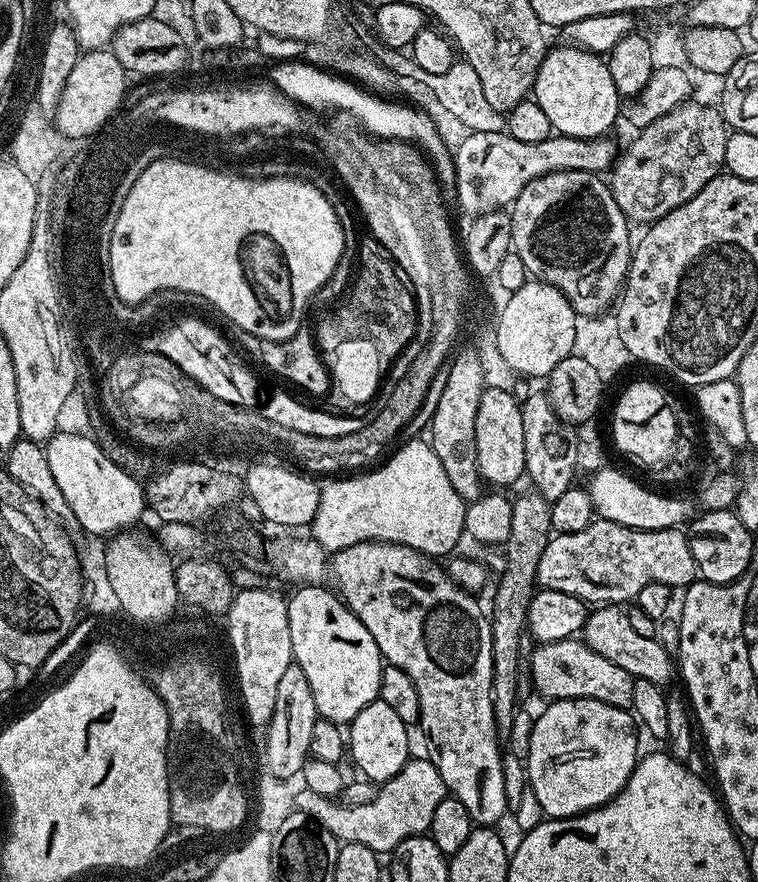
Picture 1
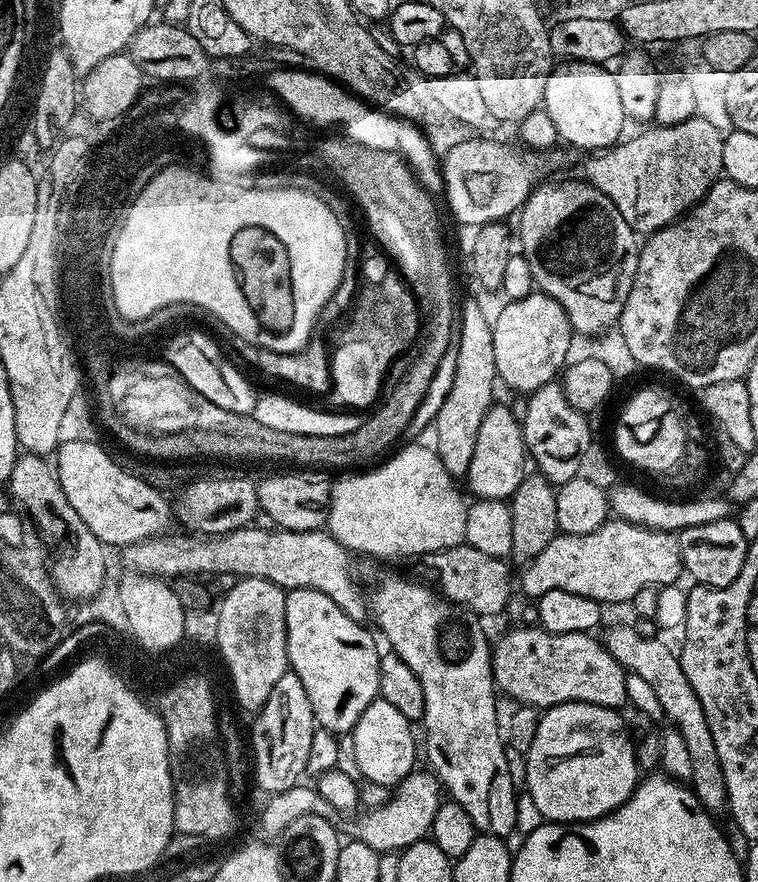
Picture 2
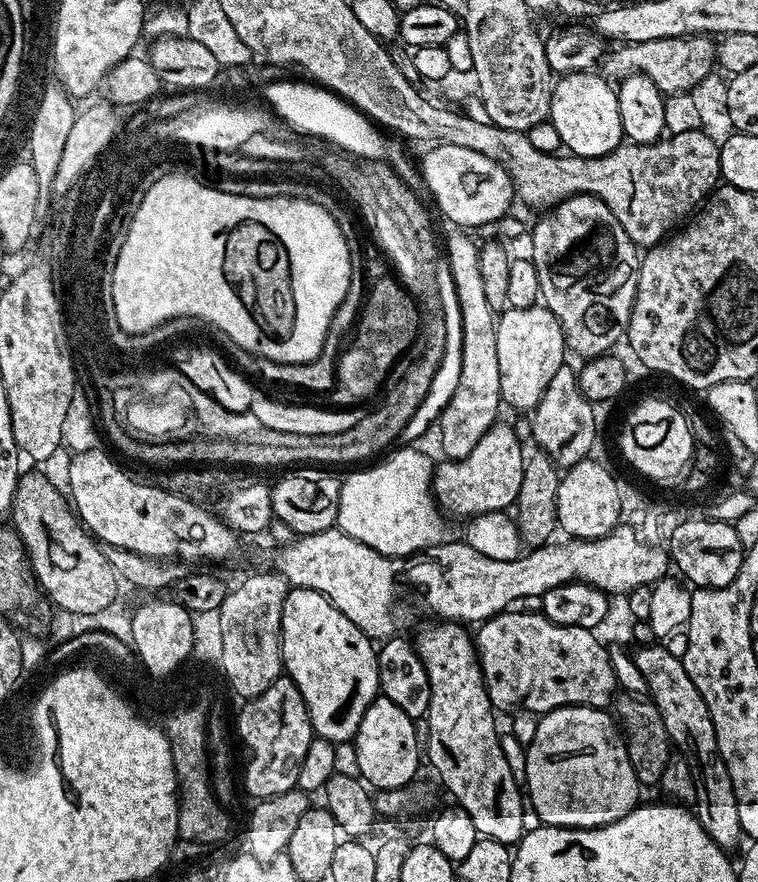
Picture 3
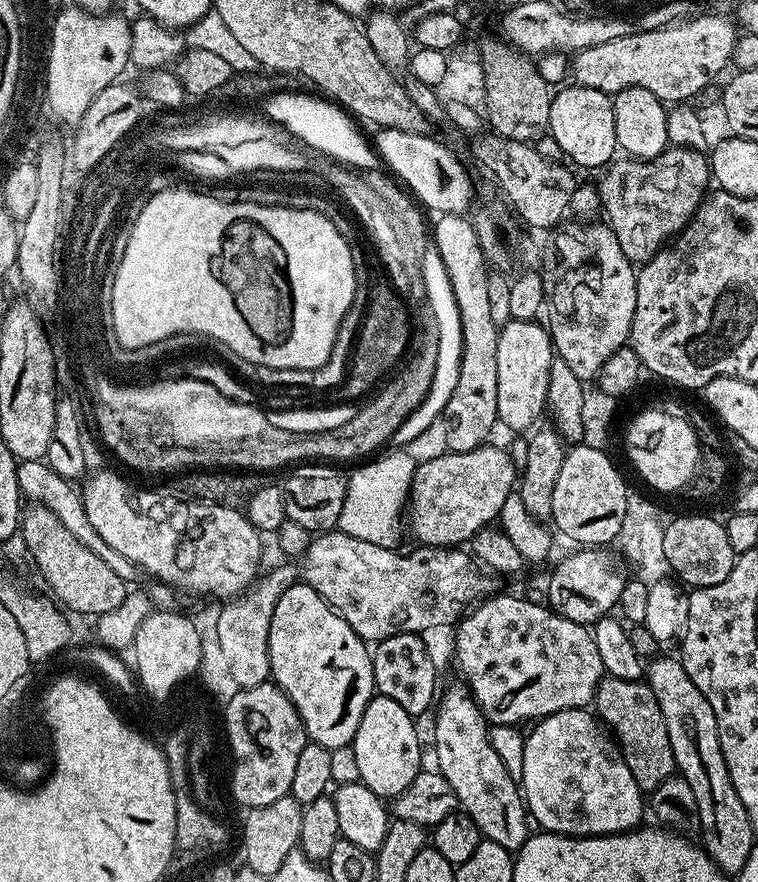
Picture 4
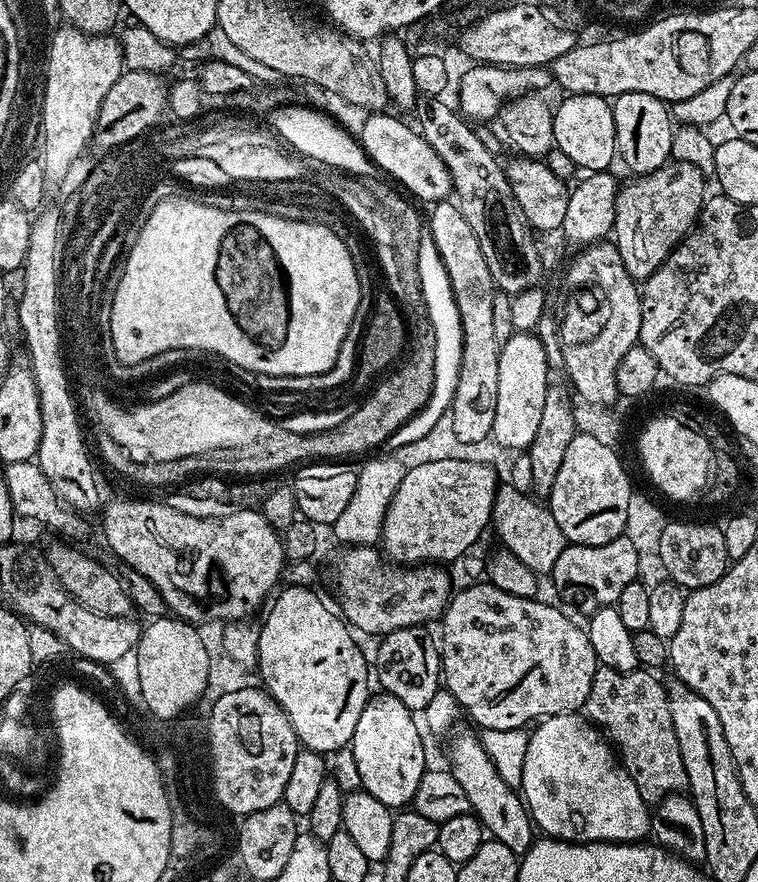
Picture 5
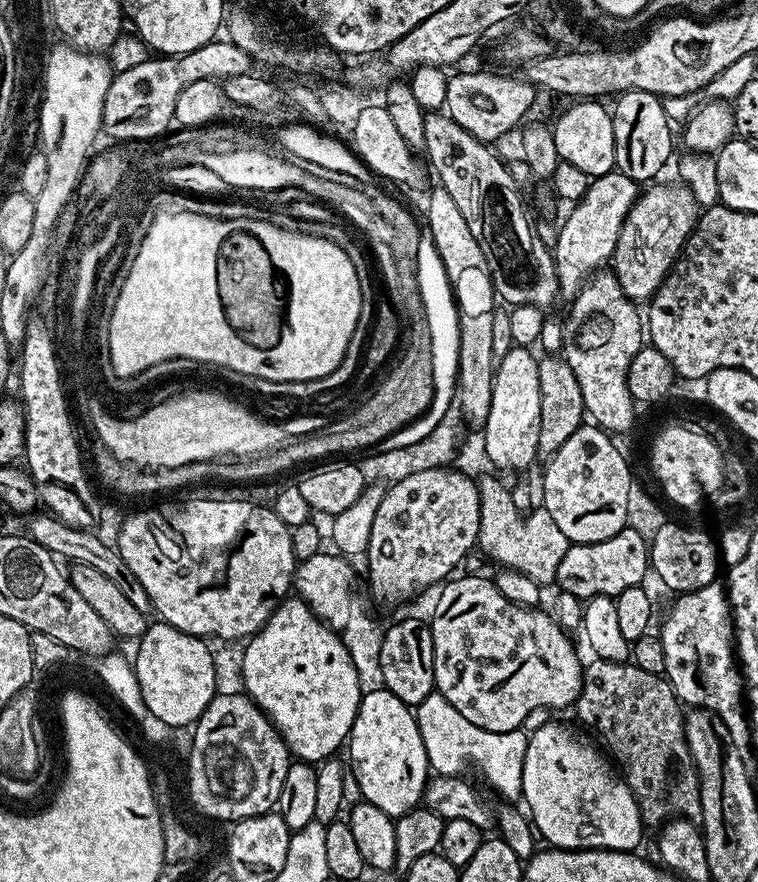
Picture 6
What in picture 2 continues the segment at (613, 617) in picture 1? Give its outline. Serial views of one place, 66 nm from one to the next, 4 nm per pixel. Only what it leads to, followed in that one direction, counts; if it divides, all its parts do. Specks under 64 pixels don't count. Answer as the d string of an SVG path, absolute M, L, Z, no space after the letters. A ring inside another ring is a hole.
M631 623L616 624L605 636L602 636L604 647L622 665L625 673L633 672L638 674L638 678L650 682L654 694L658 694L658 702L662 702L665 717L670 721L671 727L677 728L682 734L683 740L686 741L686 751L690 753L690 759L694 761L694 774L690 781L690 787L695 792L696 797L699 798L701 806L716 814L719 813L719 808L723 809L727 805L728 795L726 794L726 782L722 778L722 766L718 762L718 750L714 750L714 734L710 734L710 726L706 722L702 702L698 702L698 694L694 694L694 690L682 670L679 655L670 645L663 644L662 640L660 638L641 638L638 635L638 630Z

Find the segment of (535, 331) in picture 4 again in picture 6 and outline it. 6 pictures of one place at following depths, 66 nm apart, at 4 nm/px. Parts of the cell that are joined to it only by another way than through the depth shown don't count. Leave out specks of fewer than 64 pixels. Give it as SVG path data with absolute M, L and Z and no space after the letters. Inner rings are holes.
M513 346L505 356L499 357L494 378L494 390L490 398L490 414L486 418L482 435L486 442L486 454L497 469L509 468L516 472L519 468L531 469L531 464L538 460L538 422L542 414L542 394L538 390L538 366L540 360L532 357L527 347Z

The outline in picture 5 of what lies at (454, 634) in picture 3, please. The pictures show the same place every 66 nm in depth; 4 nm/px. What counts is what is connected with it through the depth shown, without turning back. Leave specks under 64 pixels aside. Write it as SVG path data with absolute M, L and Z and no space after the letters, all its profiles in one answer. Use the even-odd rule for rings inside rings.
M475 731L458 732L451 737L452 745L448 748L448 760L452 763L448 763L450 771L466 792L471 811L480 819L487 835L493 840L510 846L510 850L516 857L523 856L534 843L534 835L532 836L534 825L521 793L511 788L502 778L502 774L498 774L498 766L494 766L490 754L486 754L480 737Z

